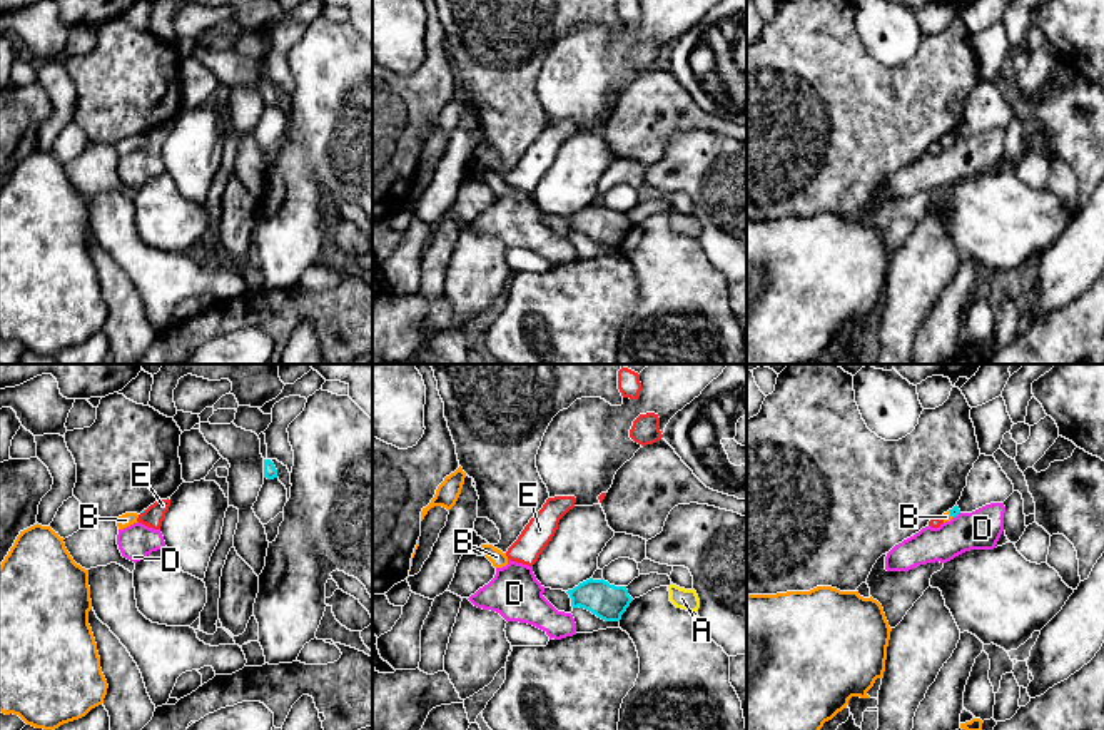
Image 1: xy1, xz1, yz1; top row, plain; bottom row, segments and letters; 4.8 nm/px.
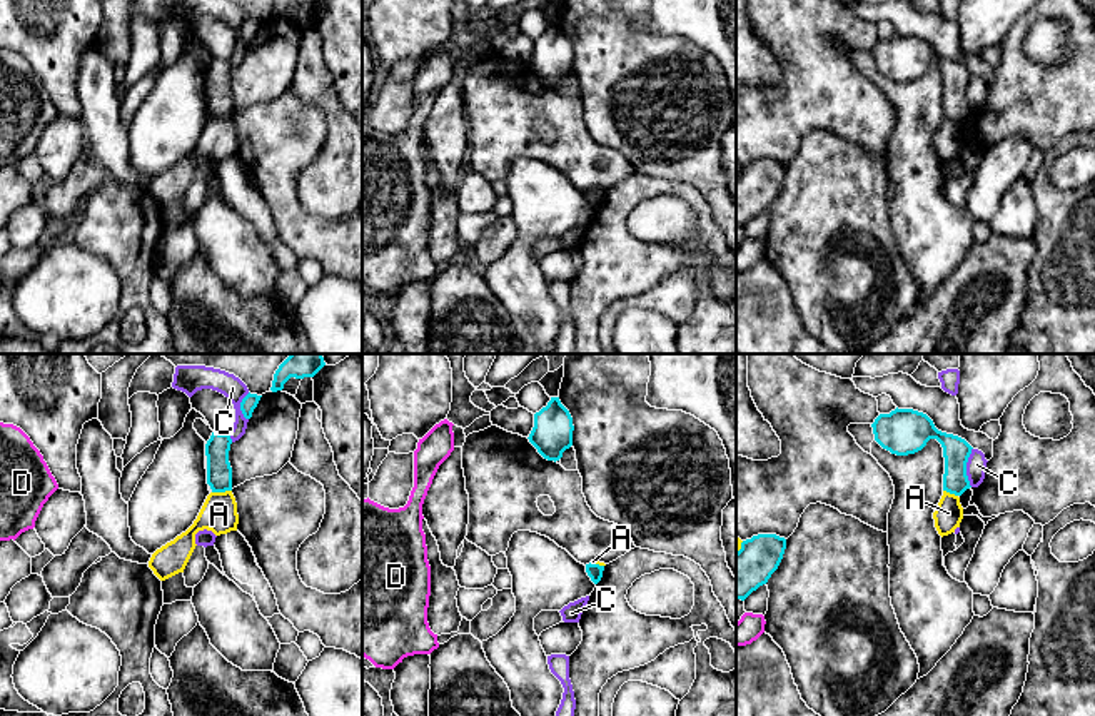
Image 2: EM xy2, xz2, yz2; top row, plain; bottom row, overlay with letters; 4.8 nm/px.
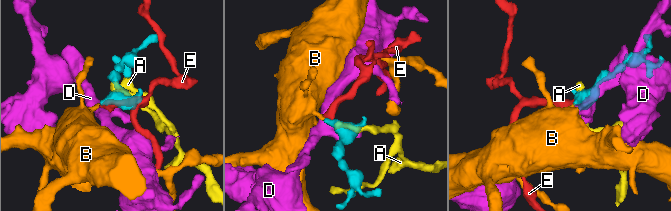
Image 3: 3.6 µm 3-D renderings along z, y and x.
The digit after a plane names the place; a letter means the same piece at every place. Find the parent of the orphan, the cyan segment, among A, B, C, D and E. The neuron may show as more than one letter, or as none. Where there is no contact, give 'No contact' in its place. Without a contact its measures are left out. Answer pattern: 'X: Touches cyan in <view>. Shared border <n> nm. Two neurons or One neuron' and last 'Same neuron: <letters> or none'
A: Touches cyan in xy2. Shared border 100 nm. Two neurons
B: Touches cyan in yz1. Shared border 40 nm. One neuron
C: Touches cyan in yz2. Shared border 190 nm. Two neurons
D: Touches cyan in yz1. Shared border 50 nm. Two neurons
E: No contact. Two neurons
Same neuron: B

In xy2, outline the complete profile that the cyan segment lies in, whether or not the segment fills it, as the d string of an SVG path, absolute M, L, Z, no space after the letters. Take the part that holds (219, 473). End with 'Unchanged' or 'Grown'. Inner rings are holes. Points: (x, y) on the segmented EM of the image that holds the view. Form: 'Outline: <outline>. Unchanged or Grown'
Outline: M212 432L205 444L207 484L212 492L232 491L232 467L229 462L230 434Z. Unchanged

